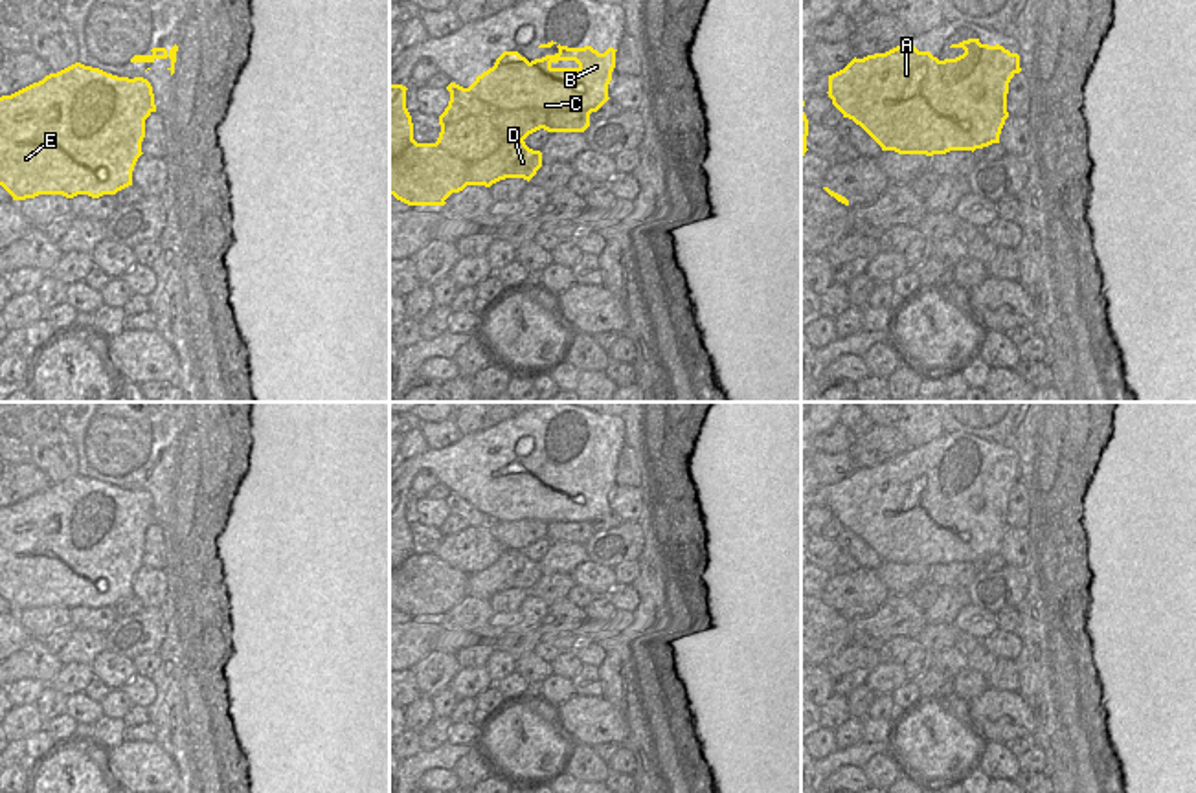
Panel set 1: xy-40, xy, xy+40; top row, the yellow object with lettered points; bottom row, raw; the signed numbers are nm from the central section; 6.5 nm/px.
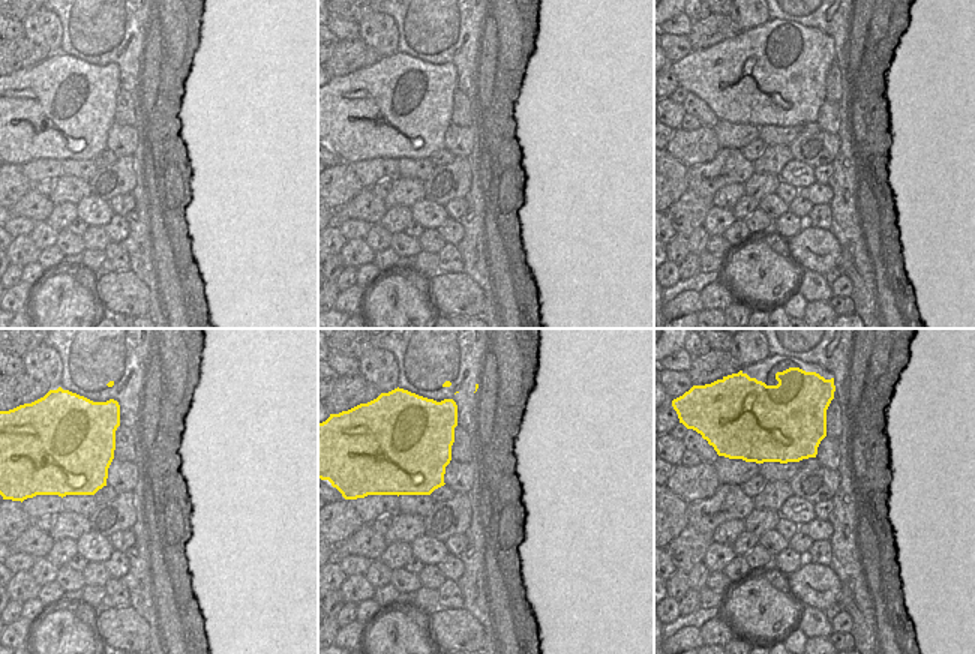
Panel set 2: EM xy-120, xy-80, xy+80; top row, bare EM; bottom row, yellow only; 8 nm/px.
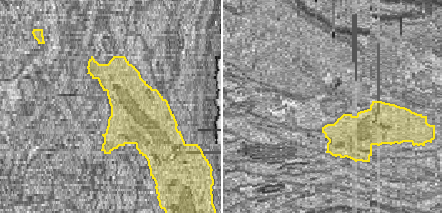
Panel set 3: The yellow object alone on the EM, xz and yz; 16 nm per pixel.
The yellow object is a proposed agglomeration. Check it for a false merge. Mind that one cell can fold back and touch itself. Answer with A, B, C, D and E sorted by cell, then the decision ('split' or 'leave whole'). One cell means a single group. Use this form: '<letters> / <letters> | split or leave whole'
A B C D E | leave whole

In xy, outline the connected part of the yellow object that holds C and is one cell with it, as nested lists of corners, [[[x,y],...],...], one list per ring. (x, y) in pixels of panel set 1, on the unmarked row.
[[[557,453],[540,455],[538,459],[557,457],[555,466],[527,472],[518,463],[503,463],[492,479],[476,488],[463,499],[450,494],[450,512],[439,527],[441,543],[435,554],[417,554],[413,551],[413,534],[406,519],[406,497],[389,496],[389,606],[408,617],[445,617],[452,604],[463,602],[467,597],[485,597],[505,591],[531,591],[542,578],[542,564],[525,556],[525,549],[540,540],[547,543],[584,543],[590,538],[590,525],[597,523],[610,508],[608,496],[615,479],[615,463],[608,459],[599,464],[592,457],[568,459]]]

